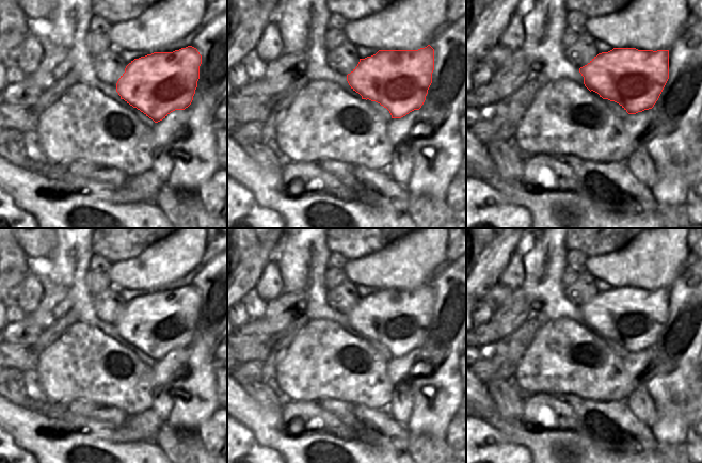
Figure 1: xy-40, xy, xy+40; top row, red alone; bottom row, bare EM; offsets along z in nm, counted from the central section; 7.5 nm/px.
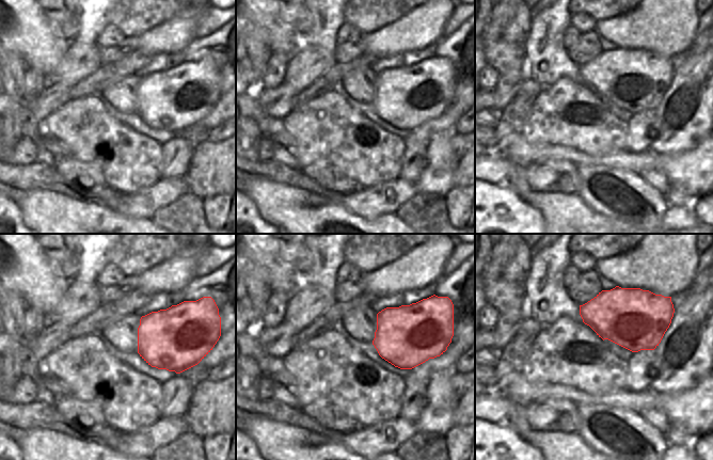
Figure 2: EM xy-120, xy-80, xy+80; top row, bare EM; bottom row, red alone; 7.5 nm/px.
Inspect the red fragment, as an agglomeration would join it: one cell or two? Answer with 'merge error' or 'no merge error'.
no merge error

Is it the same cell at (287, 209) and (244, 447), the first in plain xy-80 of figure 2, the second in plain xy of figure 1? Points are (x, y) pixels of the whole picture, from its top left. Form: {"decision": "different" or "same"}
{"decision": "different"}

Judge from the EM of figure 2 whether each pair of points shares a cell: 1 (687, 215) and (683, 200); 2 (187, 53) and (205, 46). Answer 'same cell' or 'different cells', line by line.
1: different cells
2: same cell

